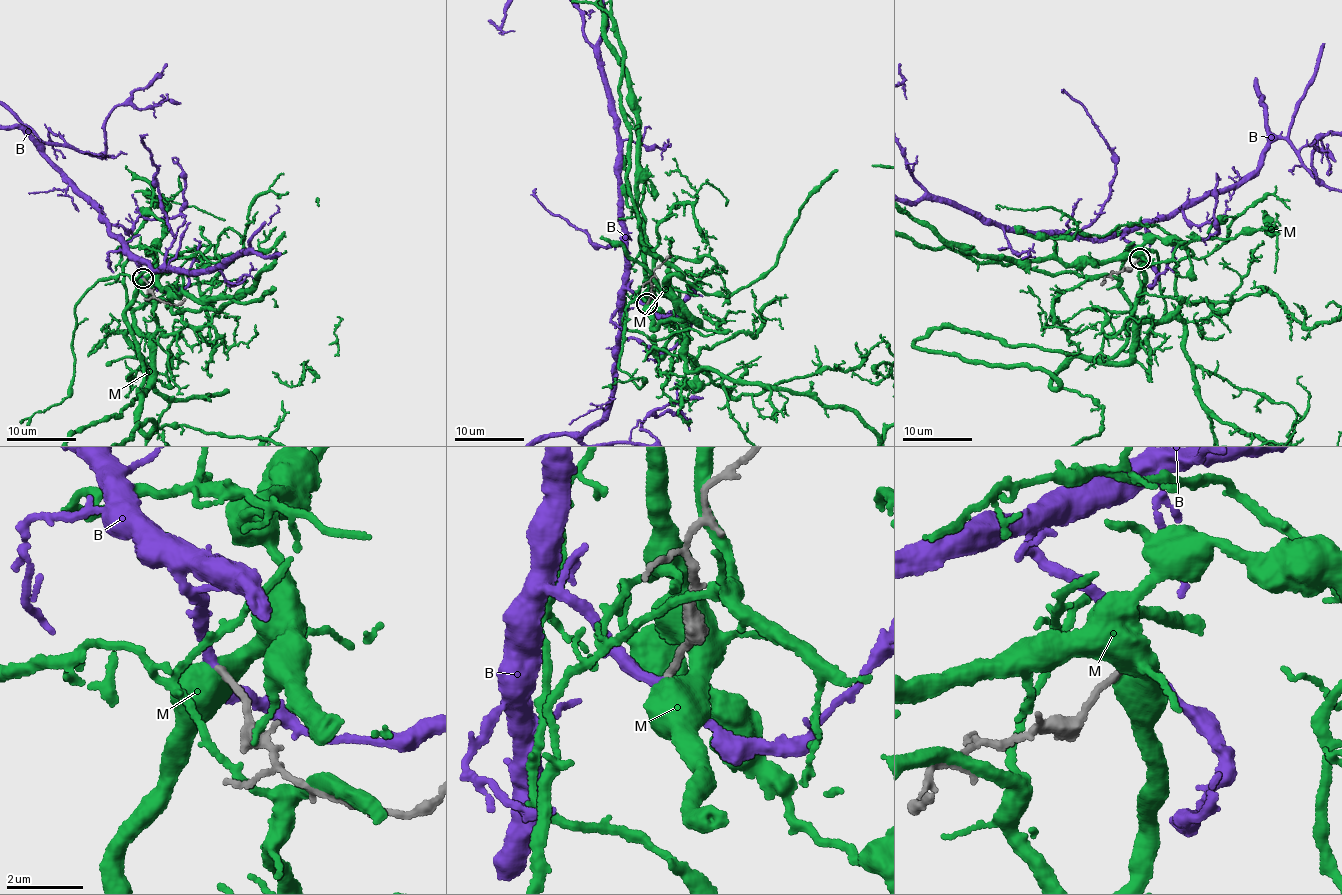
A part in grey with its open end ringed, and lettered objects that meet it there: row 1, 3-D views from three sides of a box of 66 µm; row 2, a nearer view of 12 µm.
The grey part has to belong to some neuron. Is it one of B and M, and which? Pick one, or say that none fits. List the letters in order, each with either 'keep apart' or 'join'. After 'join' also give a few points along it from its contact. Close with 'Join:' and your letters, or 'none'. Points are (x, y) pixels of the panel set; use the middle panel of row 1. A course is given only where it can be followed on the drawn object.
B: join
M: keep apart
Join: B

